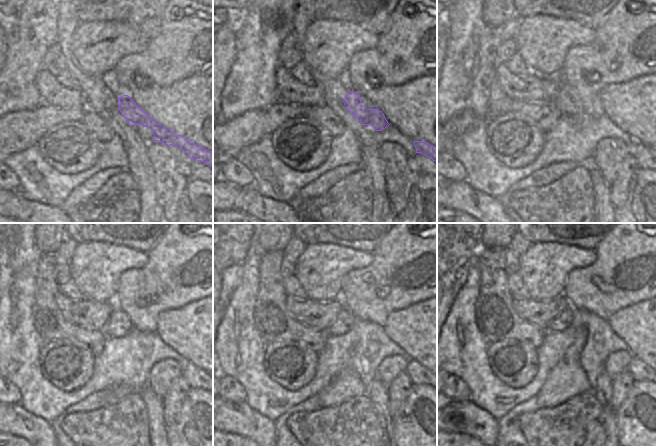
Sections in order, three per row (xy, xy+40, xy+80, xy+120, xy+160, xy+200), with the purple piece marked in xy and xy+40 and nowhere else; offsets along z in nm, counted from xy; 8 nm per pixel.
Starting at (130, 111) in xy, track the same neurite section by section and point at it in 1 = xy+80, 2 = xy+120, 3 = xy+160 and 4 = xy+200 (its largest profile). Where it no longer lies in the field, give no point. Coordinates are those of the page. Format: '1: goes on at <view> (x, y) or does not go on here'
1: goes on at xy+80 (568, 101)
2: goes on at xy+120 (119, 324)
3: goes on at xy+160 (343, 322)
4: goes on at xy+200 (564, 320)

